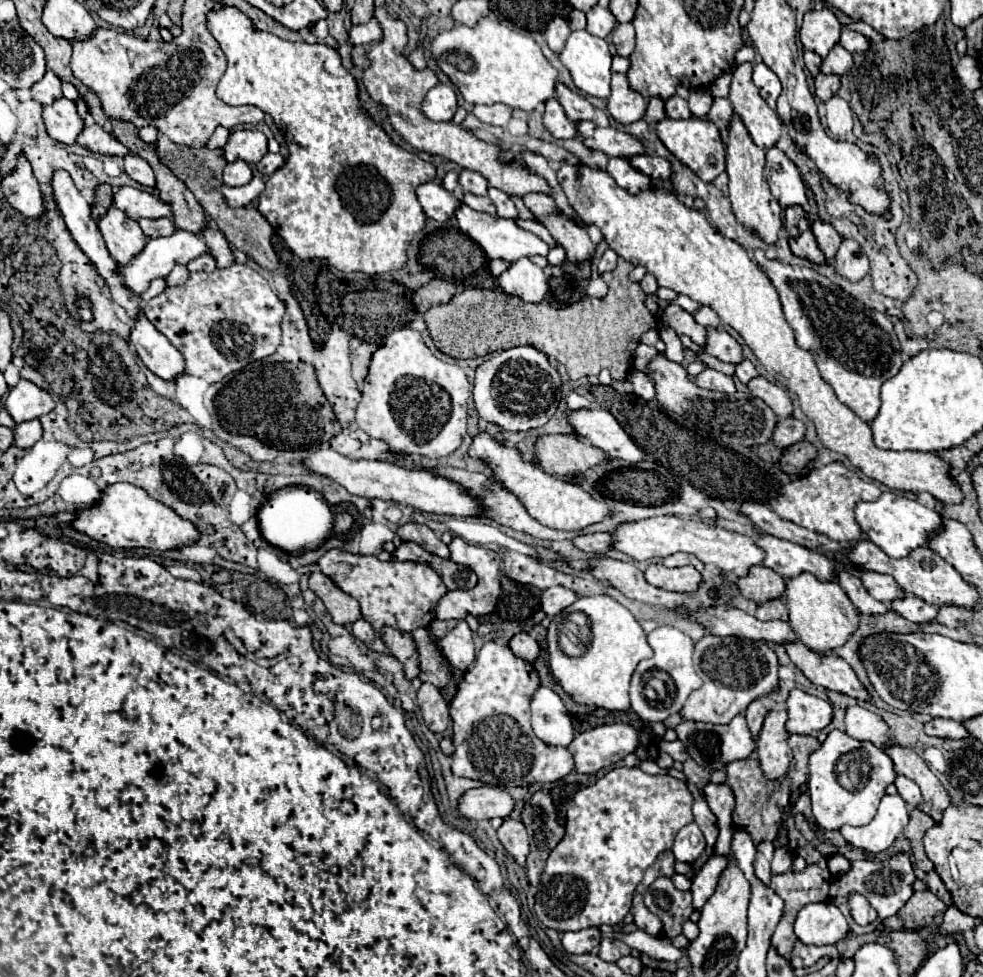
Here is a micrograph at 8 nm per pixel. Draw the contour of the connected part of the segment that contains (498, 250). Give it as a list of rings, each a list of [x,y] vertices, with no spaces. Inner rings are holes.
[[[460,200],[458,210],[454,212],[454,218],[458,220],[458,228],[460,228],[466,236],[470,236],[474,242],[478,242],[478,244],[480,244],[480,248],[486,252],[486,256],[488,256],[490,260],[502,258],[502,260],[508,260],[508,262],[516,262],[518,258],[534,256],[534,254],[546,256],[546,254],[548,254],[548,250],[550,250],[546,242],[542,242],[536,234],[532,234],[532,232],[526,232],[526,230],[518,228],[514,220],[494,218],[494,216],[490,216],[490,214],[476,212],[476,210],[468,208],[462,200]]]

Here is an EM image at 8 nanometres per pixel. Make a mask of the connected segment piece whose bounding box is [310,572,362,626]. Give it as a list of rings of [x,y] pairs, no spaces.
[[[312,572],[310,576],[310,590],[324,602],[328,614],[336,624],[348,626],[360,620],[360,606],[354,598],[344,594],[328,576],[322,572]]]

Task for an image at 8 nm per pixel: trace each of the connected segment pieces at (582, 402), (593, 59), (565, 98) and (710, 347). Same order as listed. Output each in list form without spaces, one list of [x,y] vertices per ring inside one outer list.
[[[570,392],[566,396],[566,406],[570,406],[572,410],[578,410],[578,408],[592,408],[592,402],[588,402],[584,396],[576,394],[576,392]]]
[[[574,30],[560,60],[580,92],[602,100],[610,96],[612,54],[604,38],[596,38],[586,30]]]
[[[560,82],[556,84],[556,98],[558,98],[558,102],[562,104],[564,114],[566,114],[572,122],[576,122],[576,120],[592,120],[594,108],[590,106],[590,102],[588,102],[584,96],[568,90],[568,88],[566,88],[564,84],[560,84]]]
[[[714,326],[706,328],[706,342],[702,350],[722,362],[730,362],[730,364],[742,362],[742,346],[722,328],[714,328]]]

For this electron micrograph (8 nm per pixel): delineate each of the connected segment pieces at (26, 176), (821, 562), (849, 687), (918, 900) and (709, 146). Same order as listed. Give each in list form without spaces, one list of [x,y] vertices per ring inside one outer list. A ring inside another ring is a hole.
[[[24,154],[18,156],[16,168],[2,178],[2,192],[10,206],[20,212],[24,218],[40,220],[46,212],[44,196],[40,192],[38,180],[34,178],[30,162],[24,158]]]
[[[754,534],[754,544],[766,552],[762,566],[782,574],[782,578],[798,576],[800,572],[812,572],[820,580],[836,580],[834,578],[834,562],[816,550],[806,550],[806,546],[798,546],[794,542],[786,542],[774,538],[770,534]]]
[[[800,640],[784,642],[784,648],[790,660],[796,664],[796,668],[800,668],[812,684],[848,694],[856,700],[870,700],[866,688],[860,684],[846,660],[834,654],[814,654],[814,650],[804,646]]]
[[[924,890],[924,892],[914,892],[914,898],[910,898],[906,906],[902,906],[898,918],[906,924],[908,930],[926,928],[934,932],[940,926],[944,912],[946,912],[946,904],[930,890]]]
[[[664,118],[656,126],[656,136],[662,140],[662,144],[692,172],[702,180],[702,182],[712,182],[720,172],[724,172],[724,144],[720,138],[720,130],[710,122],[702,118],[688,118],[688,120],[670,120]],[[710,156],[714,156],[716,164],[708,164]]]

